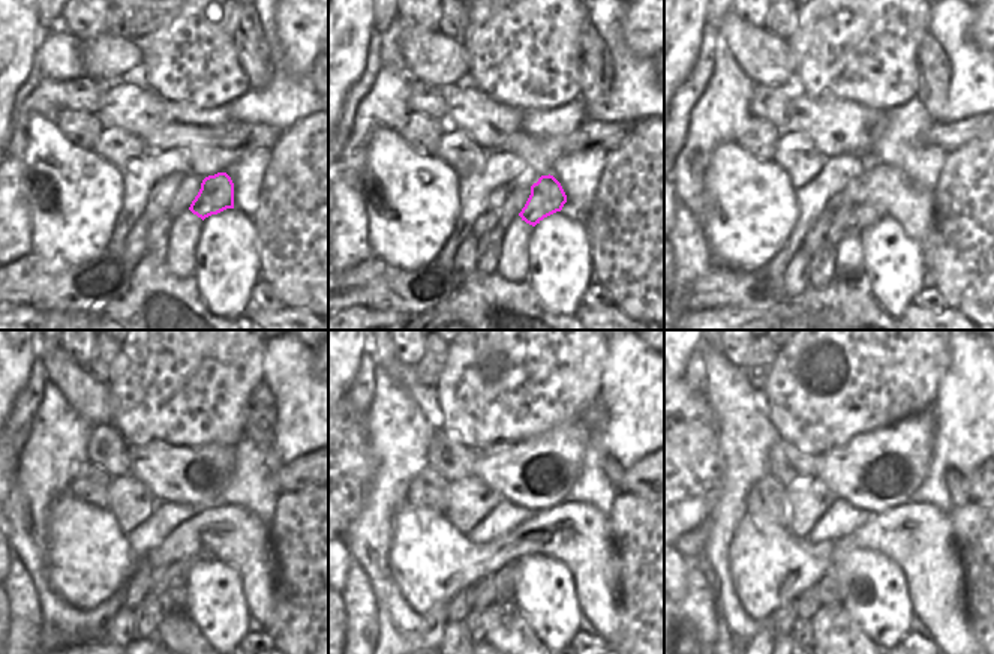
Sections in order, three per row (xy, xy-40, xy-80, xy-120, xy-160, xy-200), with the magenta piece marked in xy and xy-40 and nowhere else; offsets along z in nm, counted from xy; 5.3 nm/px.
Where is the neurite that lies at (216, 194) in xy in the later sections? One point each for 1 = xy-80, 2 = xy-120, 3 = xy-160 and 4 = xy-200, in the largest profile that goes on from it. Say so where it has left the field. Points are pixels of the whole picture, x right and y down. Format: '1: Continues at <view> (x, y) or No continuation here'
1: Continues at xy-80 (862, 216)
2: Continues at xy-120 (176, 575)
3: Continues at xy-160 (505, 578)
4: Continues at xy-200 (828, 587)

